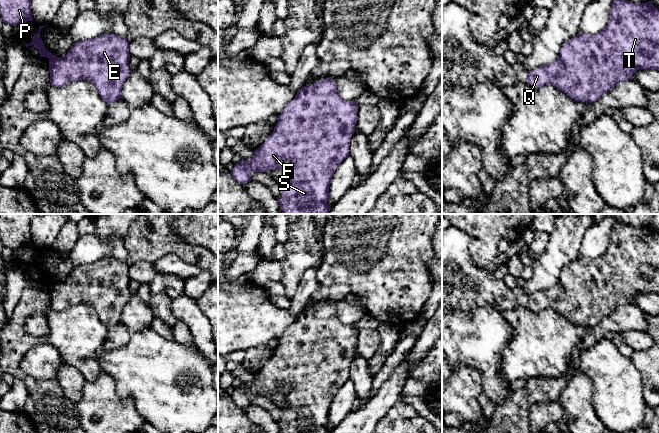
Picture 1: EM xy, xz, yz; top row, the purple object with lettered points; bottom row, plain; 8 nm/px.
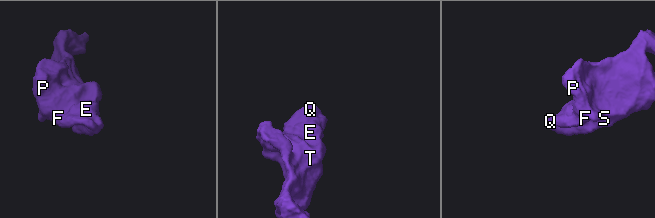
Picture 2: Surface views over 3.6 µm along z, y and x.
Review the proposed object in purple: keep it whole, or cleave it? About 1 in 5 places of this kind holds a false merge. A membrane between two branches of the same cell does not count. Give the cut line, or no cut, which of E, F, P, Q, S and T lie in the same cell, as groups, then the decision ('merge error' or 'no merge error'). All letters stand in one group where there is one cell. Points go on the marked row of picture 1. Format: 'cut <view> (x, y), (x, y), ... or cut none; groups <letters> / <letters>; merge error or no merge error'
cut none; groups E F P Q S T; no merge error

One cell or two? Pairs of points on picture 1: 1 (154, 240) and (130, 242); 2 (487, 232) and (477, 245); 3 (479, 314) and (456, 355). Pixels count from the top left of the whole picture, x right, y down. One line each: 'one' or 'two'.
1: one
2: one
3: one

